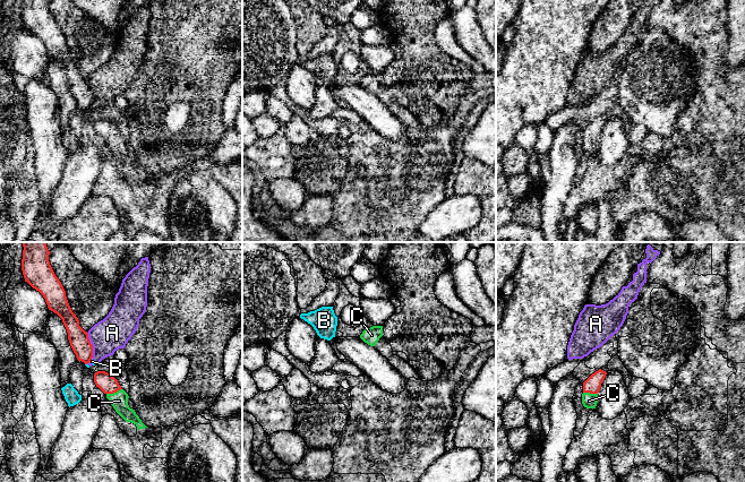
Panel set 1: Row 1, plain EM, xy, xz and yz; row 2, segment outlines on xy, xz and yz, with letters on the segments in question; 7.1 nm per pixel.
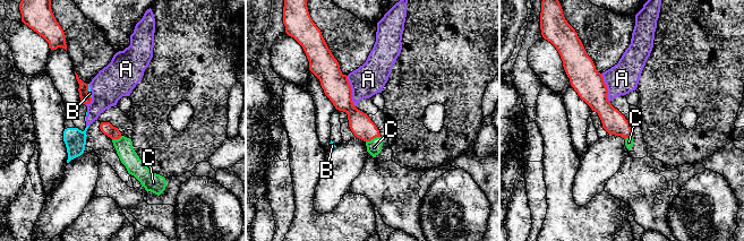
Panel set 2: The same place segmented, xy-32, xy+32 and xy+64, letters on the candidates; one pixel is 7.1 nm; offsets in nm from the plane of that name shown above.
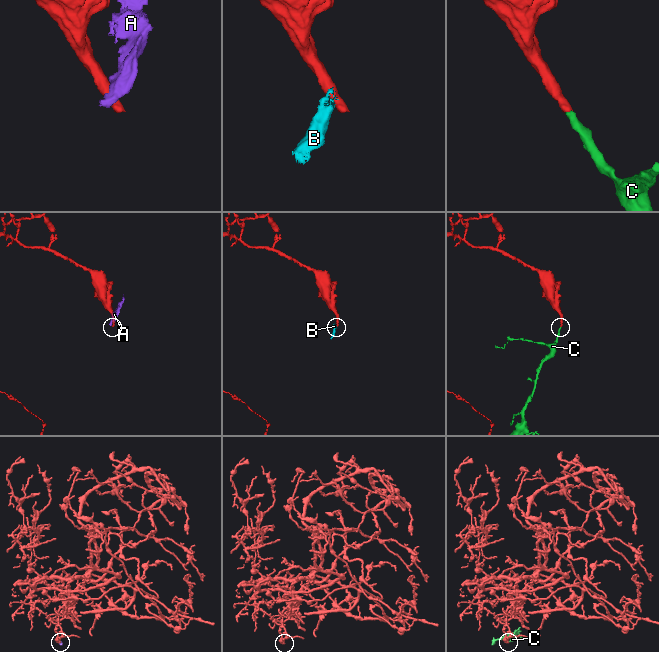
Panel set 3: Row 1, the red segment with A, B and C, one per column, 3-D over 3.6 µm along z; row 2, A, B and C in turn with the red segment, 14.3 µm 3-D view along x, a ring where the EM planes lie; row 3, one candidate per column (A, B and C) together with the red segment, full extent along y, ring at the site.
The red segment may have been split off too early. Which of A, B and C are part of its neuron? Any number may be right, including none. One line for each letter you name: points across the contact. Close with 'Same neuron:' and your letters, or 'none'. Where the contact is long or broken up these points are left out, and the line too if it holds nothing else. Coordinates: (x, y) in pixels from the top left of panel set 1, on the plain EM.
C: way xy (108, 130), (113, 138), (119, 147)
Same neuron: C

